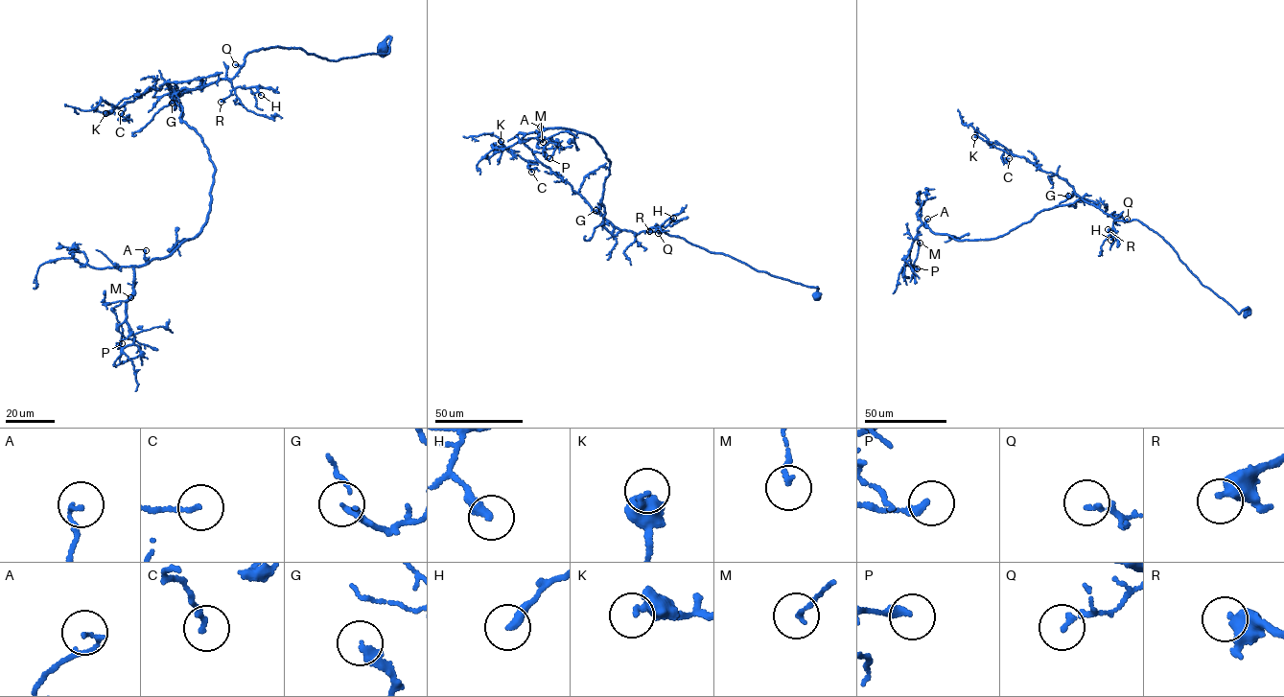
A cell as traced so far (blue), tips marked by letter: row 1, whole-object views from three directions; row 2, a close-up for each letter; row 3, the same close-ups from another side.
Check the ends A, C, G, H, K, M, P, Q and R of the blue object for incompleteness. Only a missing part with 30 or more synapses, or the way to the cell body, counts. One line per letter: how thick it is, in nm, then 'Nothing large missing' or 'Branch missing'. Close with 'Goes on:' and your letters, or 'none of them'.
A: Thickness 130 nm. Nothing large missing
C: Thickness 160 nm. Nothing large missing
G: Thickness 260 nm. Nothing large missing
H: Thickness 280 nm. Nothing large missing
K: Thickness 340 nm. Nothing large missing
M: Thickness 140 nm. Nothing large missing
P: Thickness 280 nm. Nothing large missing
Q: Thickness 150 nm. Nothing large missing
R: Thickness 440 nm. Nothing large missing
Goes on: none of them

